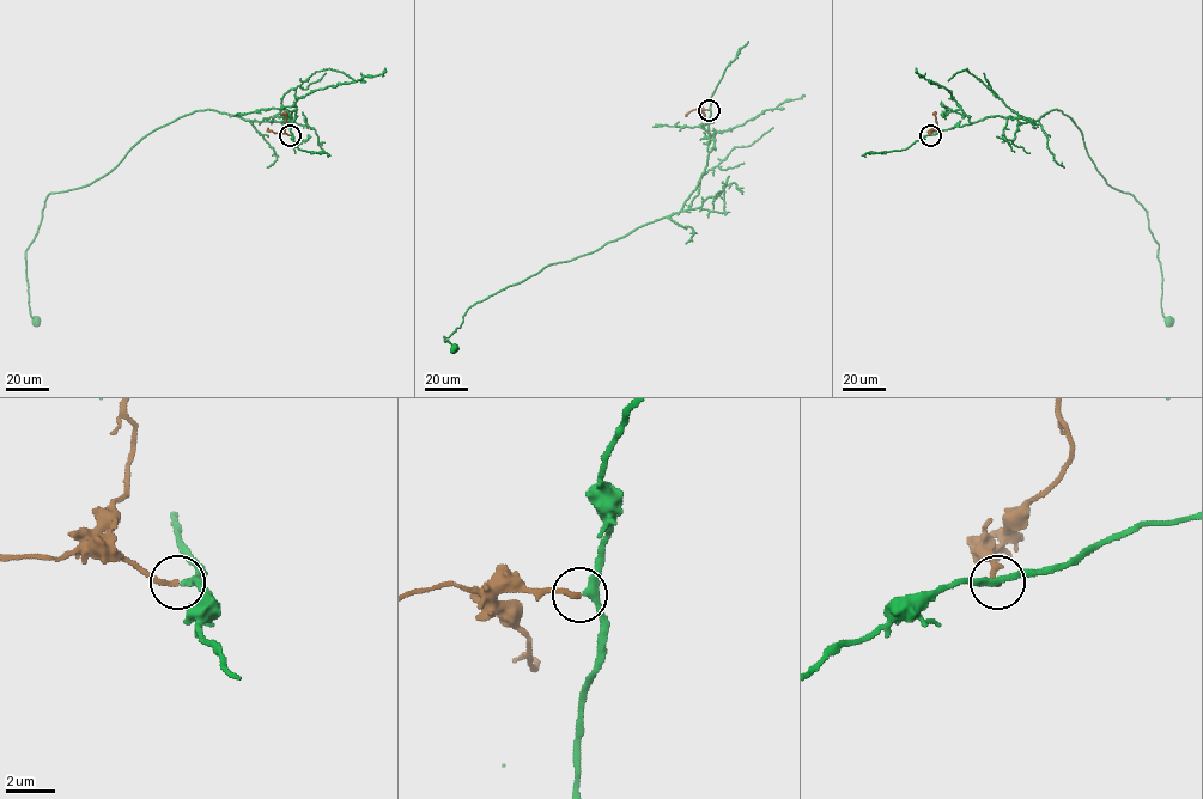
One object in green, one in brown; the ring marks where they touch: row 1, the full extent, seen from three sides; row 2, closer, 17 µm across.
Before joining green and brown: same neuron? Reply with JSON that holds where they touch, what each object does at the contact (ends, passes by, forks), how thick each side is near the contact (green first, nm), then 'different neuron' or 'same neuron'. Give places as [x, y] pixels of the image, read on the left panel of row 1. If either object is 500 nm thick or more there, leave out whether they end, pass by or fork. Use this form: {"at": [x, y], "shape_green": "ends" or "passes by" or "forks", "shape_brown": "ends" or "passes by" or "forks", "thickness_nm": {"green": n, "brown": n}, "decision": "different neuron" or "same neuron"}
{"at": [290, 135], "shape_green": "passes by", "shape_brown": "ends", "thickness_nm": {"green": 280, "brown": 200}, "decision": "same neuron"}

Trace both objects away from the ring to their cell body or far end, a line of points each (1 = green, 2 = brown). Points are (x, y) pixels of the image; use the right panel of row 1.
1: (930, 135), (992, 116), (1032, 121), (1053, 109), (1069, 116), (1106, 182), (1147, 213), (1167, 322)
2: (930, 135), (936, 123), (933, 114)

